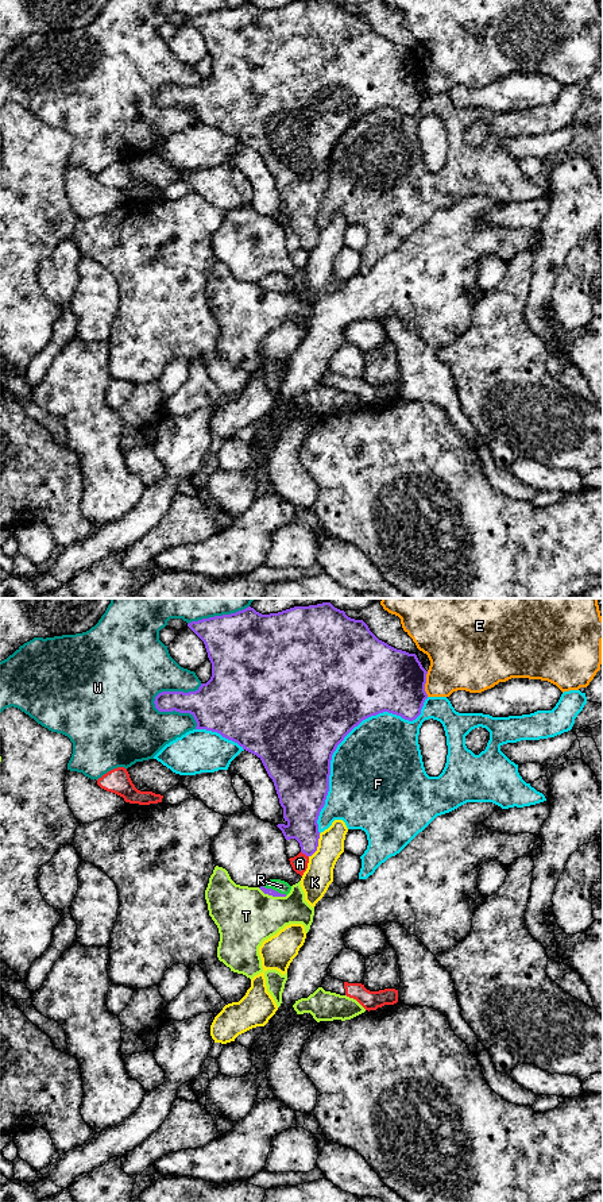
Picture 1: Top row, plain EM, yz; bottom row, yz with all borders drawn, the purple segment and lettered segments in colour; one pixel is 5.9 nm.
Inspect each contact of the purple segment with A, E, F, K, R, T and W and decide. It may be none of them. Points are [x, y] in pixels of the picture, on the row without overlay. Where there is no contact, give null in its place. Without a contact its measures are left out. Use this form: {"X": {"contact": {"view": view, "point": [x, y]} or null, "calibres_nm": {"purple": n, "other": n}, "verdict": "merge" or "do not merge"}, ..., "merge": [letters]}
{"A": {"contact": {"view": "yz", "point": [305, 249]}, "calibres_nm": {"purple": 200, "other": 100}, "verdict": "do not merge"}, "E": {"contact": {"view": "yz", "point": [425, 77]}, "calibres_nm": {"purple": 380, "other": 360}, "verdict": "do not merge"}, "F": {"contact": {"view": "yz", "point": [343, 134]}, "calibres_nm": {"purple": 500, "other": 500}, "verdict": "do not merge"}, "K": {"contact": {"view": "yz", "point": [317, 241]}, "calibres_nm": {"purple": 220, "other": 170}, "verdict": "do not merge"}, "R": {"contact": {"view": "yz", "point": [274, 285]}, "calibres_nm": {"purple": 50, "other": 80}, "verdict": "merge"}, "T": {"contact": {"view": "yz", "point": [273, 291]}, "calibres_nm": {"purple": 50, "other": 360}, "verdict": "do not merge"}, "W": {"contact": {"view": "yz", "point": [176, 106]}, "calibres_nm": {"purple": 300, "other": 340}, "verdict": "do not merge"}, "merge": ["R"]}

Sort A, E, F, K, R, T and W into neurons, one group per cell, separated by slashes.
A / E / F / K / R / T / W

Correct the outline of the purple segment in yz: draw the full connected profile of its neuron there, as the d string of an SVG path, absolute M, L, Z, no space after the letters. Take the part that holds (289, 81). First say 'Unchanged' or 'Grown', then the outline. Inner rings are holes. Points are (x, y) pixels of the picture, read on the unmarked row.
Unchanged. M309 0L309 1L294 1L278 8L262 9L254 3L248 1L243 5L231 9L214 11L192 16L188 22L204 36L208 53L212 58L212 72L206 78L196 86L162 86L155 92L155 103L159 107L179 107L190 108L197 122L196 124L206 124L220 128L223 132L237 138L243 145L256 150L268 172L272 174L279 199L283 203L283 213L287 217L278 219L277 221L282 226L286 235L295 234L299 238L301 247L306 251L312 251L318 242L318 211L325 200L325 194L329 186L329 170L331 170L331 155L337 140L344 132L357 122L363 115L376 111L383 107L389 107L401 111L405 115L413 116L421 109L428 89L425 86L426 69L428 66L422 62L415 49L409 49L402 45L397 45L387 38L379 35L368 23L363 15L355 15L345 9L344 5L335 3L333 0Z

